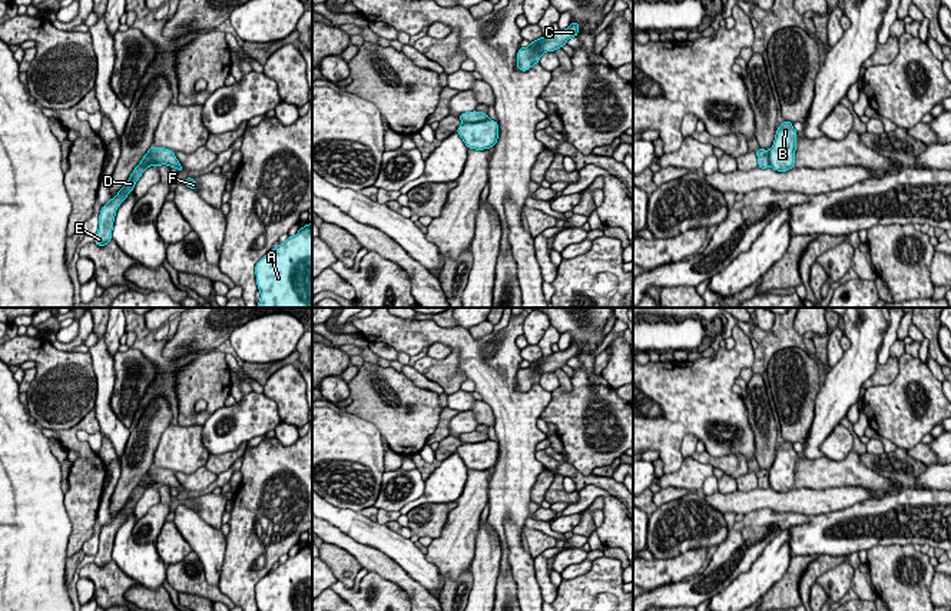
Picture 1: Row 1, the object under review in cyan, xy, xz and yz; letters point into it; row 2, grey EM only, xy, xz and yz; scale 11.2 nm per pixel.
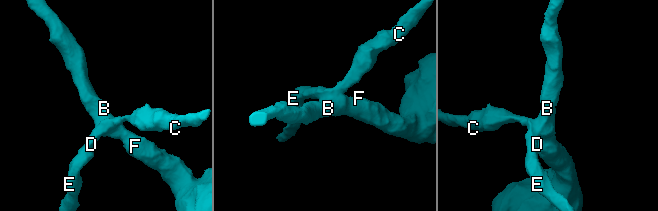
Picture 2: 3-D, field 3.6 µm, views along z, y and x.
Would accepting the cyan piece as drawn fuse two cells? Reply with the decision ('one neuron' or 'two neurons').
two neurons

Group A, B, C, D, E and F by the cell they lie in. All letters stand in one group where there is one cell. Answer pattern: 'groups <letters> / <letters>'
groups A B F / C D E

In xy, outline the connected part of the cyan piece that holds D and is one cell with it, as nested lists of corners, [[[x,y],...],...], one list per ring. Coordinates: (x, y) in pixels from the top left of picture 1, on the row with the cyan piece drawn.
[[[140,162],[135,167],[126,185],[117,192],[117,195],[102,206],[102,210],[99,213],[99,229],[93,240],[97,246],[103,248],[112,240],[116,210],[120,206],[120,203],[127,197],[127,195],[133,192],[136,182],[148,167],[148,165]]]

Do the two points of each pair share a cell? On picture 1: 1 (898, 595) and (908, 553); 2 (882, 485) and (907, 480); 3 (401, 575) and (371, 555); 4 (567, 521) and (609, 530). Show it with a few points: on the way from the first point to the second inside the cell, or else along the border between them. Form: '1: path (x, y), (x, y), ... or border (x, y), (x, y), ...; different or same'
1: path (897, 584), (894, 581), (894, 563), (897, 560); same
2: border (898, 481), (903, 484); different
3: path (394, 573), (378, 563); same
4: border (579, 512), (562, 515); different

